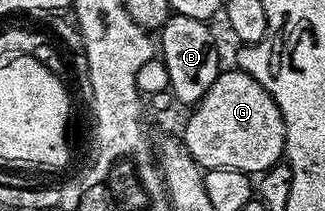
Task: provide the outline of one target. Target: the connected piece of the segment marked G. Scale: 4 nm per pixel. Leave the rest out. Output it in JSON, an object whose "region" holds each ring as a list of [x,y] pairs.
{"region":[[[238,68],[224,69],[213,80],[209,92],[193,107],[183,126],[181,141],[191,158],[204,171],[233,168],[262,176],[284,157],[285,124],[273,96]]]}

